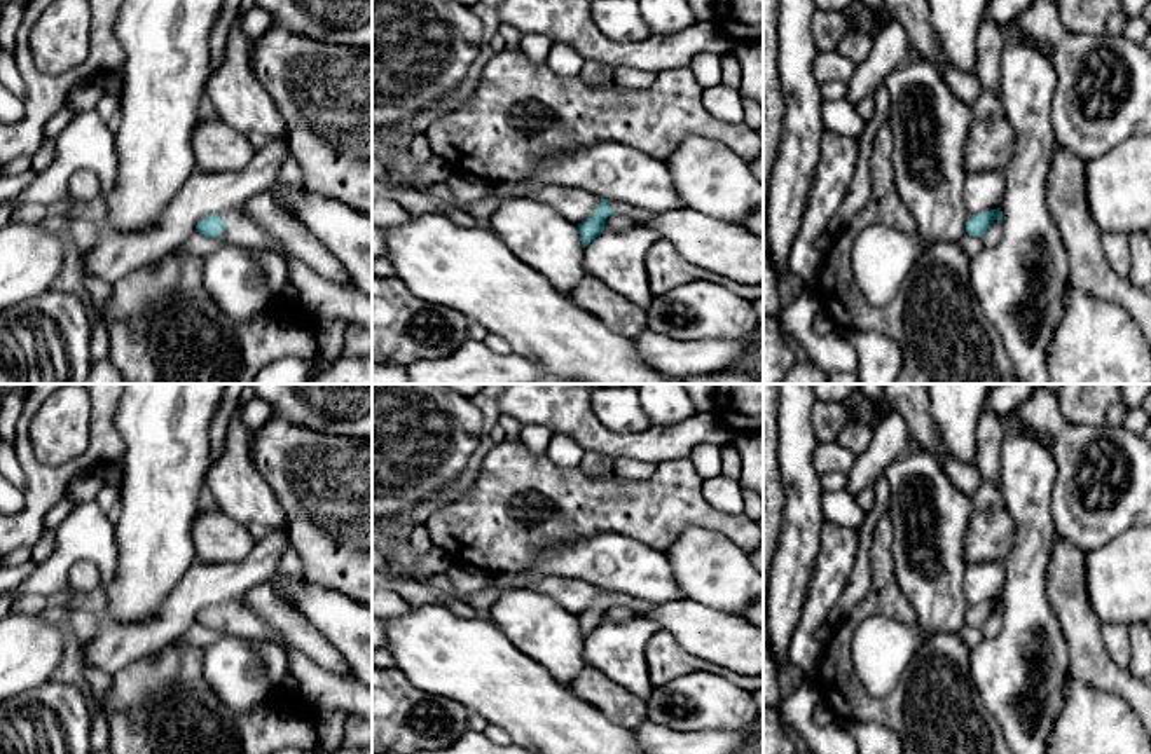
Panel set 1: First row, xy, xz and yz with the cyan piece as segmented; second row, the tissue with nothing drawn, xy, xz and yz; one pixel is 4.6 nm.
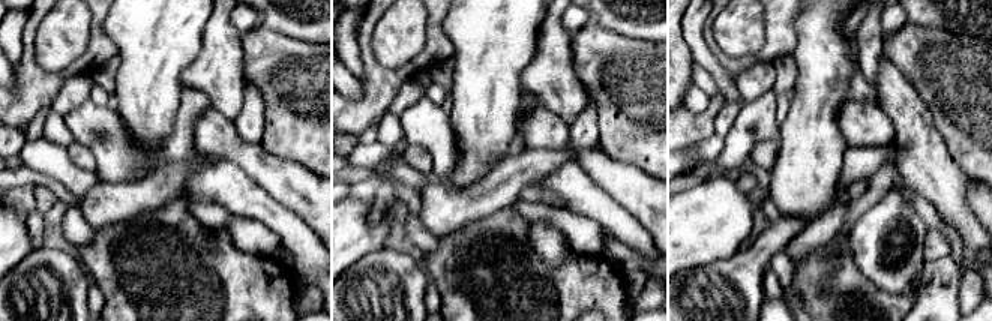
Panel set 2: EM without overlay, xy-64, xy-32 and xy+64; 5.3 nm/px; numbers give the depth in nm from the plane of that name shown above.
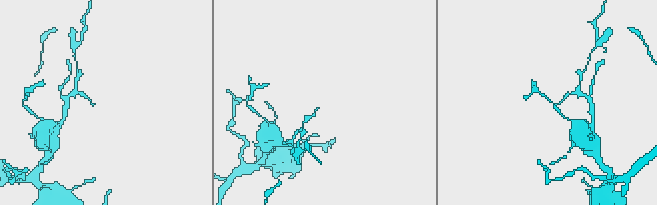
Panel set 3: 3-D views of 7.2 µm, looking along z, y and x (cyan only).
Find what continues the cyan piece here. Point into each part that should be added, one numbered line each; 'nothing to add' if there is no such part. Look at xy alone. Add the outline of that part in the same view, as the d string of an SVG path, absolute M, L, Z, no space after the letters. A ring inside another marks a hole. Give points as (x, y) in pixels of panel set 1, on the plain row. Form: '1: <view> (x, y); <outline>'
1: xy (320, 688); M238 600L217 604L227 618L215 628L248 639L262 639L285 648L292 675L299 681L299 696L314 710L341 709L372 721L372 689L353 675L342 677L323 670L309 656L286 646L283 639L250 607Z

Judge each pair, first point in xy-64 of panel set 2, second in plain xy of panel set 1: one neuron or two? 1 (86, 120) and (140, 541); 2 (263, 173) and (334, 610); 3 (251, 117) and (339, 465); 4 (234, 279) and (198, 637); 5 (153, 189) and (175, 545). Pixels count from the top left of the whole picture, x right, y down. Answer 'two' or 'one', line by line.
1: two
2: one
3: two
4: two
5: two

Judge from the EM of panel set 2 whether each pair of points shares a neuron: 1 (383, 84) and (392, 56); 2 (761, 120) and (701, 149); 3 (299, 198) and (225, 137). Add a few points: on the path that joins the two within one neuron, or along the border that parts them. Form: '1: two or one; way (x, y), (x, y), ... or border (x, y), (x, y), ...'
1: two; border (371, 36), (374, 57), (390, 68), (420, 50)
2: two; border (725, 137), (722, 152), (712, 162), (701, 165)
3: one; way (281, 180), (252, 158), (243, 155)

